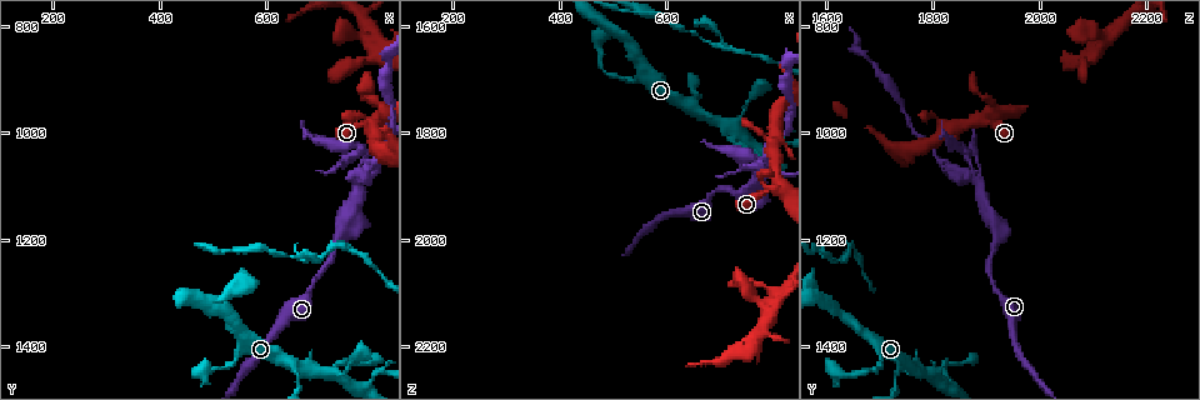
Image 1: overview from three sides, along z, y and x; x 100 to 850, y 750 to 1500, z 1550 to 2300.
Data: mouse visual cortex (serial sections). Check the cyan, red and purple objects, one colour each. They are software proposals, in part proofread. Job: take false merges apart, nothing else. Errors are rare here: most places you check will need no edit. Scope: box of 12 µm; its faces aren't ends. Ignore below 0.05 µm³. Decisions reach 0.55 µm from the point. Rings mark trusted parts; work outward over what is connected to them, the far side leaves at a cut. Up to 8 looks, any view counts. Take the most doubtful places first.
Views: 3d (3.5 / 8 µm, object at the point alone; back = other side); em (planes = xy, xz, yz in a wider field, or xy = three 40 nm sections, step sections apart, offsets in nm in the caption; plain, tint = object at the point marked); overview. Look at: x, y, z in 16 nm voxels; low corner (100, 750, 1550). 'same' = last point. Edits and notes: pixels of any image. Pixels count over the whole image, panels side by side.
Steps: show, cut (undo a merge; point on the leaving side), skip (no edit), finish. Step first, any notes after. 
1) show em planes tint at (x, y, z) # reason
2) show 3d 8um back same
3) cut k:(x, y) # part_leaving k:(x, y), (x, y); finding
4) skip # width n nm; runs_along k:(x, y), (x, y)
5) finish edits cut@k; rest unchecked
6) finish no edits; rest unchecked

show 3d 3.5um at (775, 1085, 1880) # two arms in line, one across

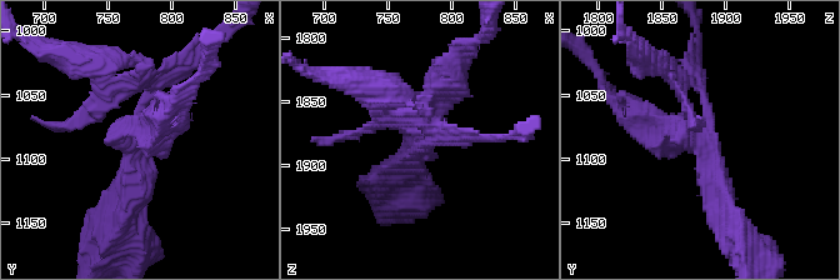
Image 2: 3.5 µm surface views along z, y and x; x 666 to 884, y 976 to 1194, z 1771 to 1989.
show em planes tint at (776, 1082, 1880)

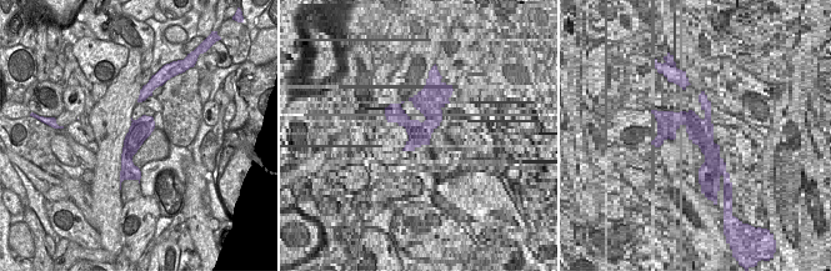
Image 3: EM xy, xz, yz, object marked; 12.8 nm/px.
skip # arms 3; runs_along 3:(149, 119), (128, 152), (135, 172); continuous, no second cell

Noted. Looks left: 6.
show 3d 3.5um at (800, 1460, 1830) # thick turns thin

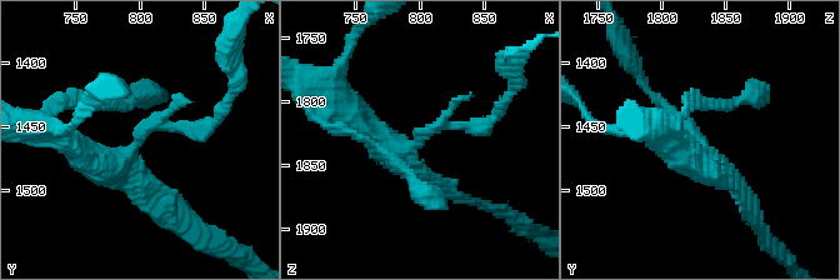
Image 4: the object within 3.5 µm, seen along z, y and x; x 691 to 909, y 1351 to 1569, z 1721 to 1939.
show em xy step 5 tint at (798, 1458, 1826) # shape alone is not enough

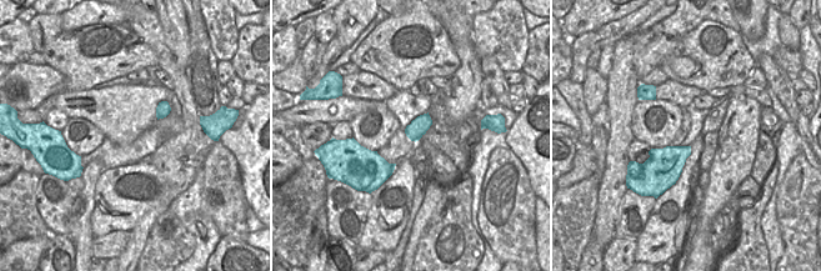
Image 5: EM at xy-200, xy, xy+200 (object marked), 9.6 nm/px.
cut 4:(499, 111) # two cells meet here

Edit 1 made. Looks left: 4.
show 3d 3.5um at (805, 975, 1895) # narrows sharply

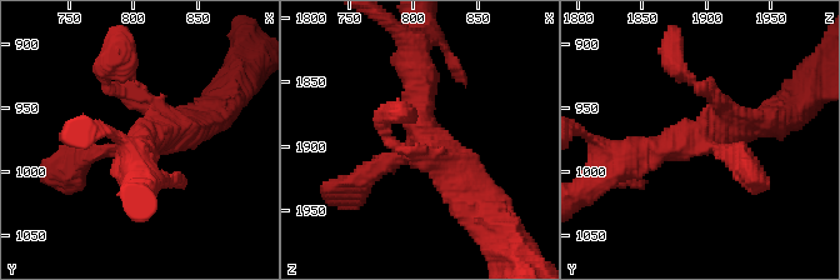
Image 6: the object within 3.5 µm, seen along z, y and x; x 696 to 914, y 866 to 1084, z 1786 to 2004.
show em planes tint at (806, 976, 1896) # arms 4; arm_widths 200, 250, 400, 400 nm; shape alone is not enough

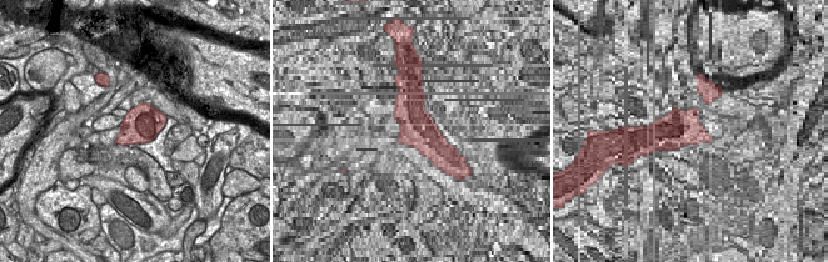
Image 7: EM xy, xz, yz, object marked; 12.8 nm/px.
skip # width 480 nm; runs_along 6:(356, 180), (421, 138), (414, 58); one cell here

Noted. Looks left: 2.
finish edits cut@4; rest unchecked

